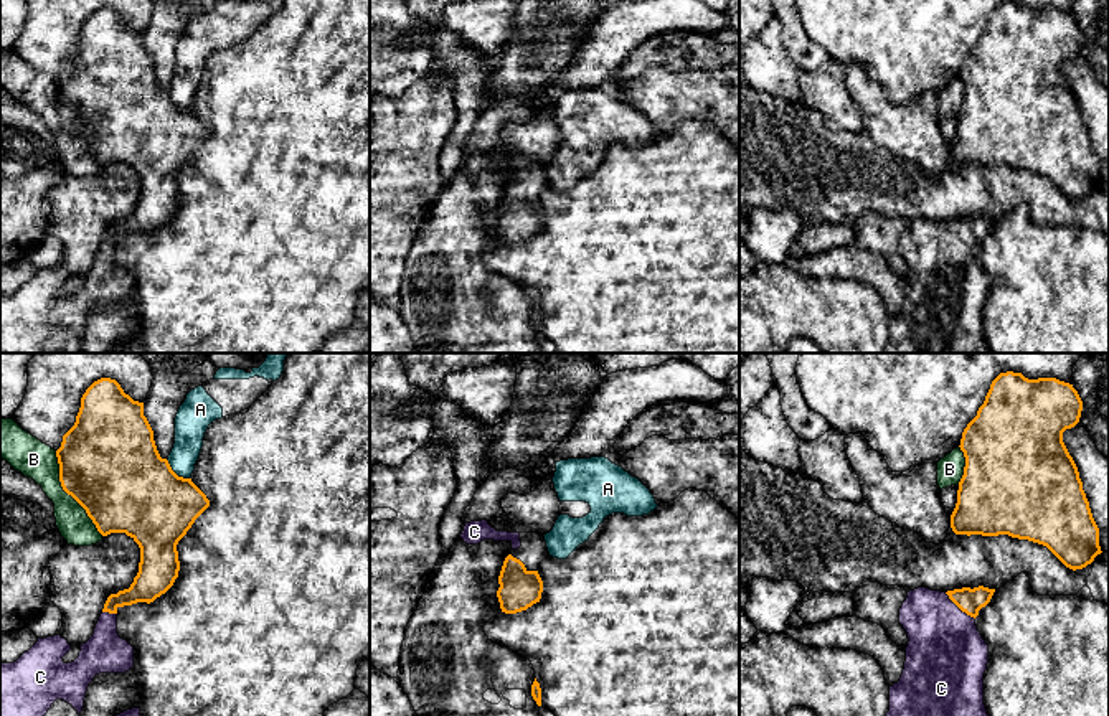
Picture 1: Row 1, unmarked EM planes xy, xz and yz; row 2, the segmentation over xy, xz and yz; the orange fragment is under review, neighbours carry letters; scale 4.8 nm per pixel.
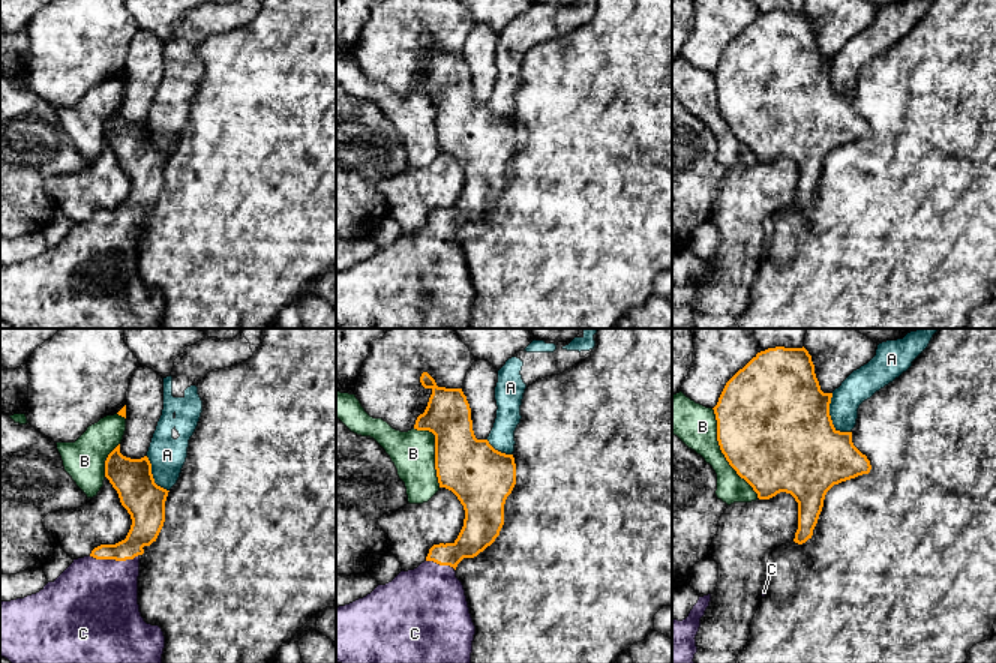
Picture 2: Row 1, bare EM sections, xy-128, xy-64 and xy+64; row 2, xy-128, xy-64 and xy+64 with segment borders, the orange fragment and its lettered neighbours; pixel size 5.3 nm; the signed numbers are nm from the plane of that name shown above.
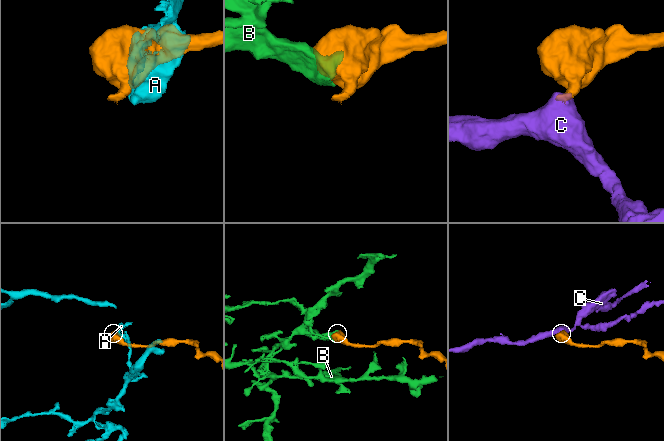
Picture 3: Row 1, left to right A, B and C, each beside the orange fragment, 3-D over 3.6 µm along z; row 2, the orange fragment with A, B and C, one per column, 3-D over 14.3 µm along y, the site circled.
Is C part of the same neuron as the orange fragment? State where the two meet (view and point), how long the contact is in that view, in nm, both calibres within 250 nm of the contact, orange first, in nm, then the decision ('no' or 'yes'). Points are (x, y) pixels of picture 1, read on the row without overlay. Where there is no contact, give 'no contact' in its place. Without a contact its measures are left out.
meets orange in yz at (959, 238); contact 200 nm long; 120 nm thick on the orange side, 400 nm on the other; yes

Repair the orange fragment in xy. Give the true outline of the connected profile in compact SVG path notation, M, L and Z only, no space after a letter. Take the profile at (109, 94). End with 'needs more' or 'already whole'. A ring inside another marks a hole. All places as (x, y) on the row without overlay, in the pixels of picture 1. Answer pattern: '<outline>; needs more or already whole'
M111 8L94 12L81 28L74 56L56 81L59 112L87 144L102 167L125 163L140 178L139 203L129 219L111 224L92 267L81 276L79 287L64 294L71 276L61 266L38 272L13 294L0 294L0 353L43 353L56 330L69 333L81 346L89 313L99 304L125 304L134 297L134 277L117 264L117 239L153 233L178 208L177 175L195 150L210 137L206 125L178 107L162 89L153 61L144 46L144 33L134 31Z; needs more

